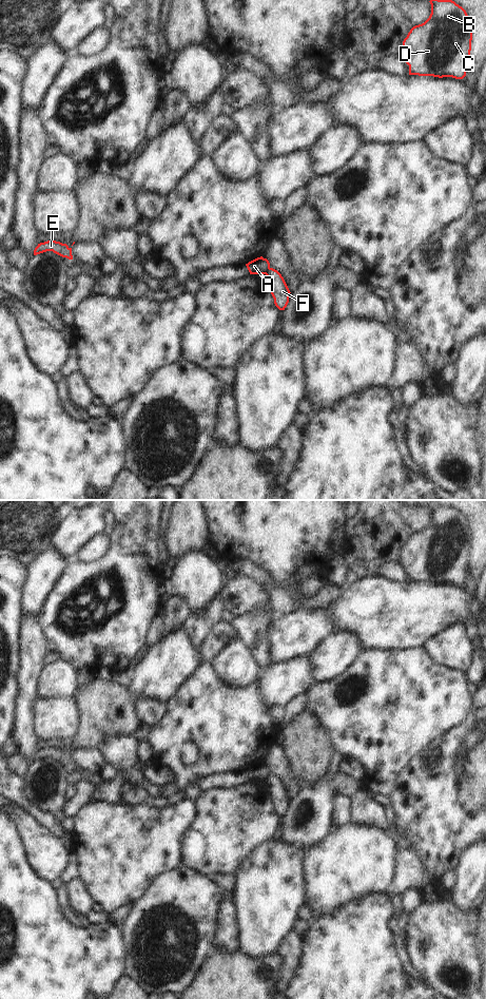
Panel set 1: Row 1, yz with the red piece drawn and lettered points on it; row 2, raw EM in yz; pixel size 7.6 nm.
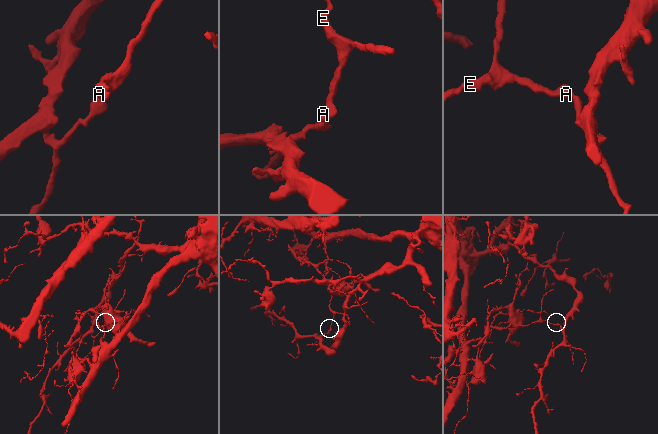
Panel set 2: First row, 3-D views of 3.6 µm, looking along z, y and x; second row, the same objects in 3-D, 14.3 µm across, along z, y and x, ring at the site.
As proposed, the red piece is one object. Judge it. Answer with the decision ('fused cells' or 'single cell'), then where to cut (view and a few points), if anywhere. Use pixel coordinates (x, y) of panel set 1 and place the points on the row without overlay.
fused cells; cut in yz along (270, 774), (265, 780)

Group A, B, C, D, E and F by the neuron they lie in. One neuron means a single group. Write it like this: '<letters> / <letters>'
A E / B C D F

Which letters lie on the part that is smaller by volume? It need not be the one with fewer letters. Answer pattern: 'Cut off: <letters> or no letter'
Cut off: A, E

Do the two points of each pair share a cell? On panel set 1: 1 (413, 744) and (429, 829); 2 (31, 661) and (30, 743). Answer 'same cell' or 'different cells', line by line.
1: different cells
2: same cell

